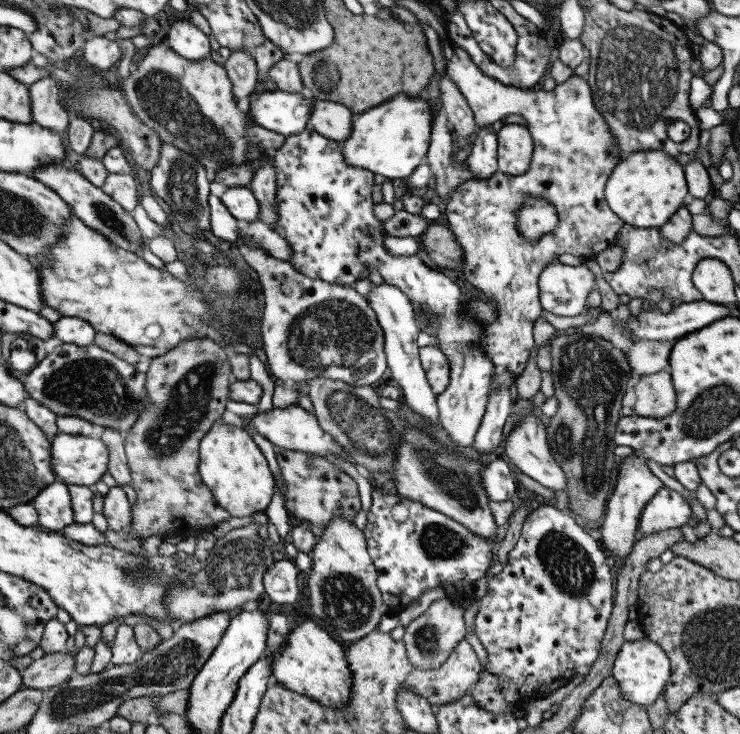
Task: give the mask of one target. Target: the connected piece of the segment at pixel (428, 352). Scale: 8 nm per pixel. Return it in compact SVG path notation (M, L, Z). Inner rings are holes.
M431 345L418 348L418 357L431 391L439 396L448 384L449 361L447 357L441 349Z

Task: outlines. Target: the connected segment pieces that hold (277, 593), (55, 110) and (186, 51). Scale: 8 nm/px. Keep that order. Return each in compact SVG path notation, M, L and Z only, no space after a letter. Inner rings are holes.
M291 559L277 560L263 574L264 594L273 603L277 603L283 607L293 606L299 594L297 571L298 567Z
M52 77L39 78L28 86L30 114L34 124L57 135L68 130L72 116L57 100L57 85Z
M183 18L171 22L165 43L177 56L191 62L201 62L209 57L207 35Z

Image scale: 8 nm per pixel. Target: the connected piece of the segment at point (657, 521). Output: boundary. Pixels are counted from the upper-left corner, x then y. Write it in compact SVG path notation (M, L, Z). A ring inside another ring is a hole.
M661 487L643 506L637 526L637 538L643 533L680 528L691 516L691 505L679 492Z

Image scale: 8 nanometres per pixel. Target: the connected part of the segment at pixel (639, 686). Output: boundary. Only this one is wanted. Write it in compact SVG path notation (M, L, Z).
M644 636L641 640L624 642L611 668L611 676L617 682L623 700L647 707L655 702L659 692L665 688L665 682L669 679L669 665L663 650Z

